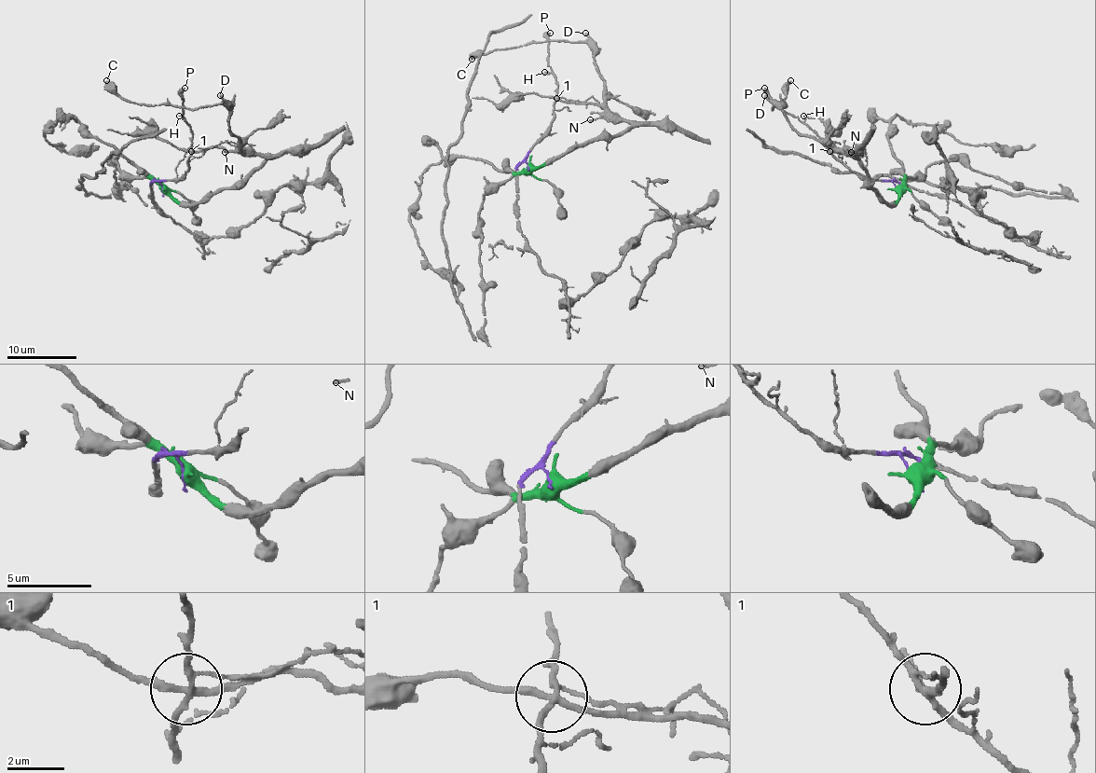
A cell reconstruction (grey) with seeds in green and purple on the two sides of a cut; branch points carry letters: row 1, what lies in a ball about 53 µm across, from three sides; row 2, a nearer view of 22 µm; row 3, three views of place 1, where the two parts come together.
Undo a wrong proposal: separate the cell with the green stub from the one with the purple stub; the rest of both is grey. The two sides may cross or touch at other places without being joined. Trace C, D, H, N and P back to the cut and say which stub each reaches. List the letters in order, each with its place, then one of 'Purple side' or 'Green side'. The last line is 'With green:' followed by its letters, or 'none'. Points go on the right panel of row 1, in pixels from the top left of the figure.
C: Place: (790, 80). Green side
D: Place: (764, 95). Green side
H: Place: (803, 116). Purple side
N: Place: (851, 152). Green side
P: Place: (764, 88). Purple side
With green: C, D, N

